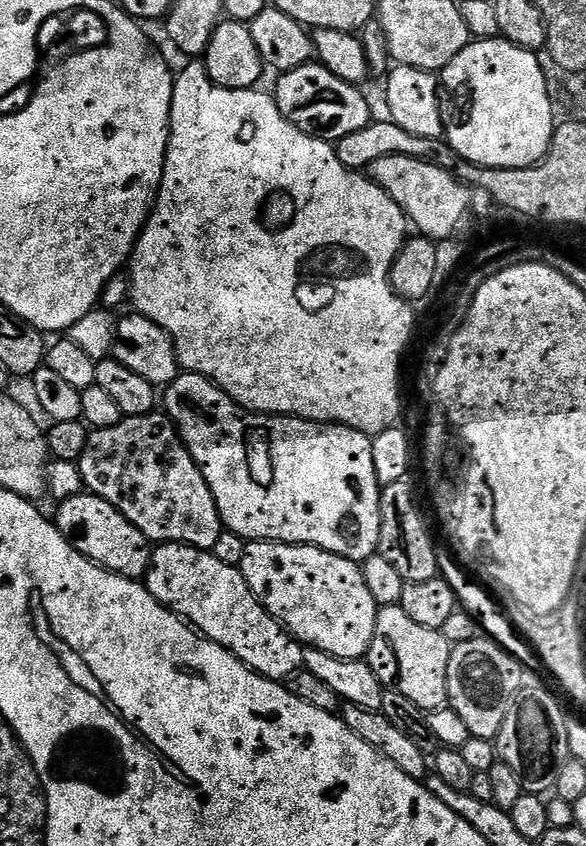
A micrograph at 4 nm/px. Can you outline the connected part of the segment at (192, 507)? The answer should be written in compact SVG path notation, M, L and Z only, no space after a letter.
M151 412L144 416L125 417L113 427L95 429L88 437L86 450L79 460L80 477L91 495L102 498L114 506L127 520L134 522L150 542L160 544L189 544L191 548L210 550L218 542L222 531L218 506L202 470L188 453L179 432L171 420L162 412Z

